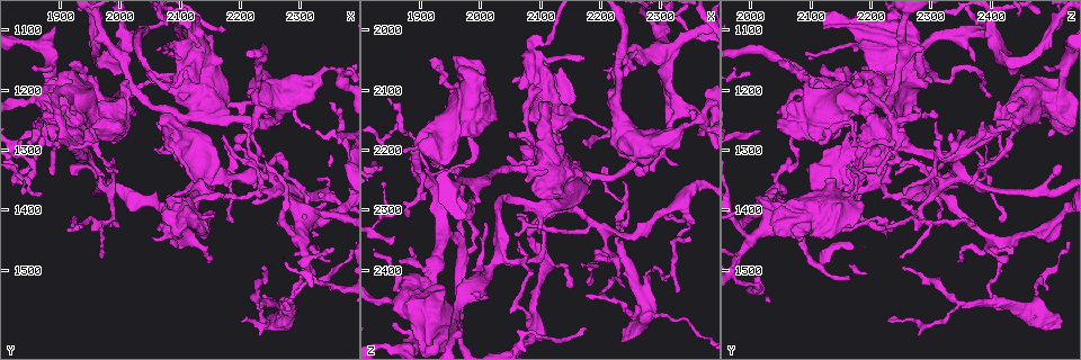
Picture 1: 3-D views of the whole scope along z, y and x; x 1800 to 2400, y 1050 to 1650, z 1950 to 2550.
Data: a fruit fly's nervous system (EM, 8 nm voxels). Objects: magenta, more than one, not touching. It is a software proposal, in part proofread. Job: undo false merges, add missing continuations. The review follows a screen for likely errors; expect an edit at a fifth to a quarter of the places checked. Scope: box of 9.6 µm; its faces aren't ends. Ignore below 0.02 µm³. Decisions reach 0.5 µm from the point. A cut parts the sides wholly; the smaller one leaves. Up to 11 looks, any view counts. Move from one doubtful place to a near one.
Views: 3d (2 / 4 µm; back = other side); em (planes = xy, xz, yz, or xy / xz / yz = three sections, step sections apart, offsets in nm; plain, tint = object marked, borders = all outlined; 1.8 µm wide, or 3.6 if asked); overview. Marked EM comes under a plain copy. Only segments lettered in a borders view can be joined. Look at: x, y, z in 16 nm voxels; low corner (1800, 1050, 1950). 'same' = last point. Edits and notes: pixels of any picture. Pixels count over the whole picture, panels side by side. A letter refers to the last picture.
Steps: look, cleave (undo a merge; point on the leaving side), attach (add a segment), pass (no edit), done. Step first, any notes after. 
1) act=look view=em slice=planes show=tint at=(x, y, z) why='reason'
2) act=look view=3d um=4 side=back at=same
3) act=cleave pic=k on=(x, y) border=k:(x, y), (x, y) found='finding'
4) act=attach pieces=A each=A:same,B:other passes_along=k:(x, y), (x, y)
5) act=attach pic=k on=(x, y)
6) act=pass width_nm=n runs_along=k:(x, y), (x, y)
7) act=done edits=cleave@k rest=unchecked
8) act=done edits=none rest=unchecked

act=look view=em um=3.6 slice=xz step=8 show=borders at=(2235, 1360, 2170) why='sharp bend'

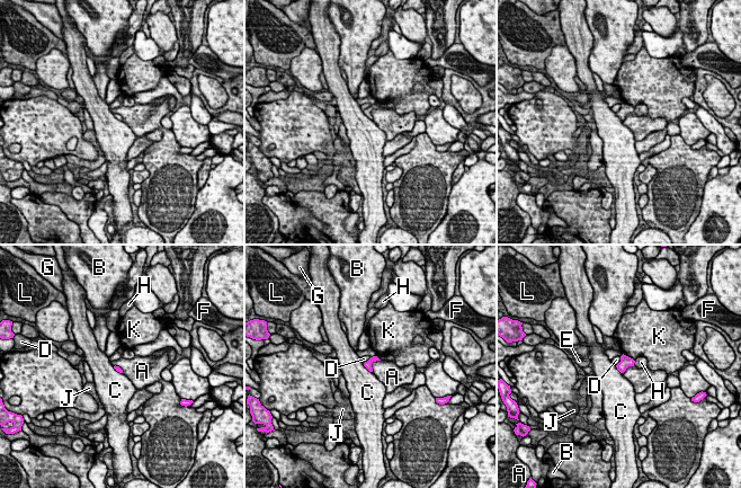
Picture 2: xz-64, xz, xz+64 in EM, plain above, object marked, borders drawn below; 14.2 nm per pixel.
act=pass each=A:other,B:other,C:other,D:other,E:other,F:other,G:other,H:other,J:other,K:other,L:other border=2:(363, 363), (372, 372) found='all the same neuron'

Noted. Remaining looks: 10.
act=look view=3d um=4 at=(2140, 1360, 2215) why='thick turns thin'

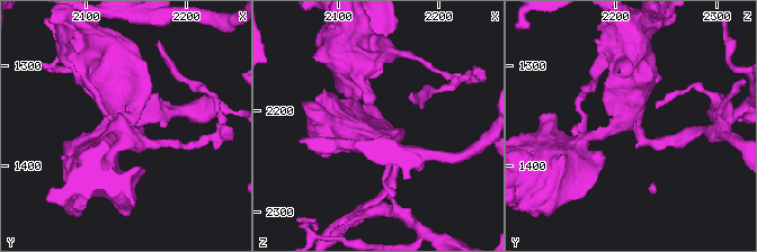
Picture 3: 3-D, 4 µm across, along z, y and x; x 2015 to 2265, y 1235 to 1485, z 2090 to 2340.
act=look view=em slice=planes show=borders at=(2140, 1358, 2218) arms=3 arm_widths_nm=170,180,460 why='need the tissue'

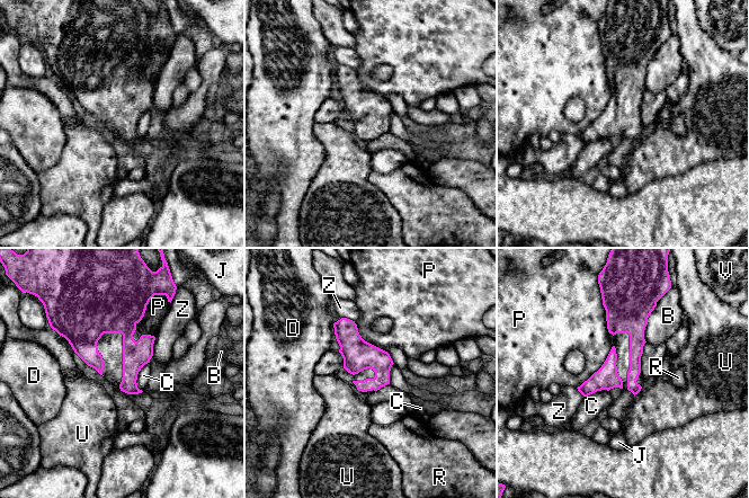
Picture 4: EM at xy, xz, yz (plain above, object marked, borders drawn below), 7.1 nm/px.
act=pass width_nm=170 each=B:other,C:other,D:other,J:other,P:other,R:other,U:other,V:other,Z:other border=4:(149, 362), (137, 374), (142, 391) found='all the same neuron'

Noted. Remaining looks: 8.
act=look view=3d um=2 at=(2275, 1560, 2415) why='sharp bend'

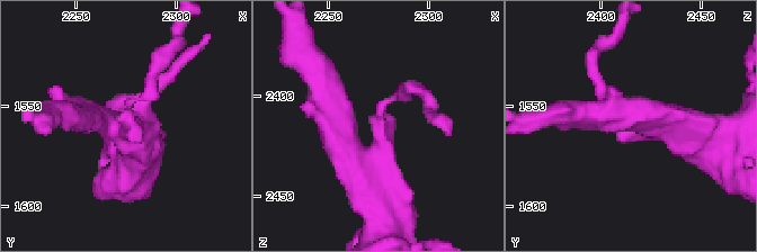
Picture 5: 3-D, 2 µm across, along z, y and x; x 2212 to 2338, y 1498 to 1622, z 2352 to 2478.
act=look view=em slice=planes show=tint at=(2276, 1558, 2420)

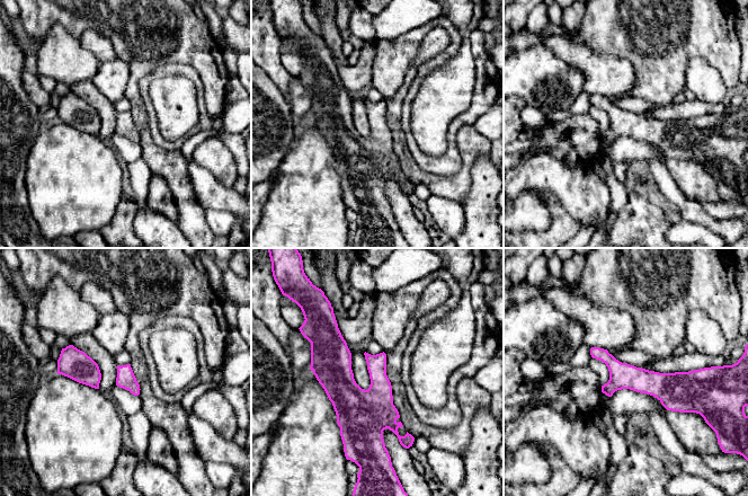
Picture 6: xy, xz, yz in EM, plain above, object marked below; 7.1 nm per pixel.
act=look view=em slice=planes show=borders at=same why='what lies round it'

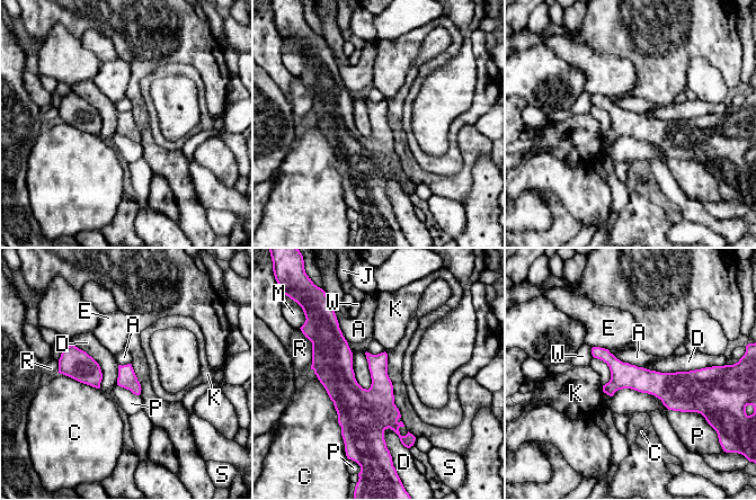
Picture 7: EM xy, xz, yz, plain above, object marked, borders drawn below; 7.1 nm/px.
act=pass width_nm=130 each=A:other,C:other,D:other,E:other,J:other,K:other,M:other,P:other,R:other,S:other,W:other border=7:(352, 353), (354, 377), (367, 390) found='all the same neuron'

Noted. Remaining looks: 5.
act=look view=3d um=4 at=(2145, 1230, 2235) why='four arms meet'

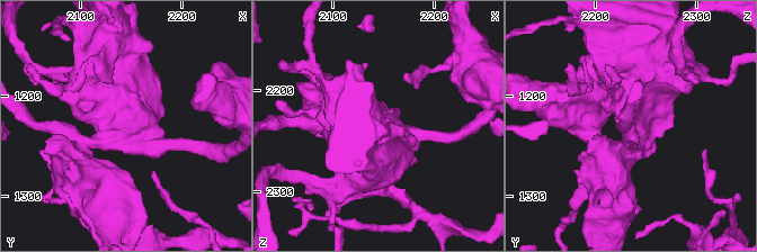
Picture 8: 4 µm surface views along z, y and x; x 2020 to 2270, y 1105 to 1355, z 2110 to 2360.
act=look view=em um=3.6 slice=planes show=borders at=(2146, 1226, 2240) why='now the EM'

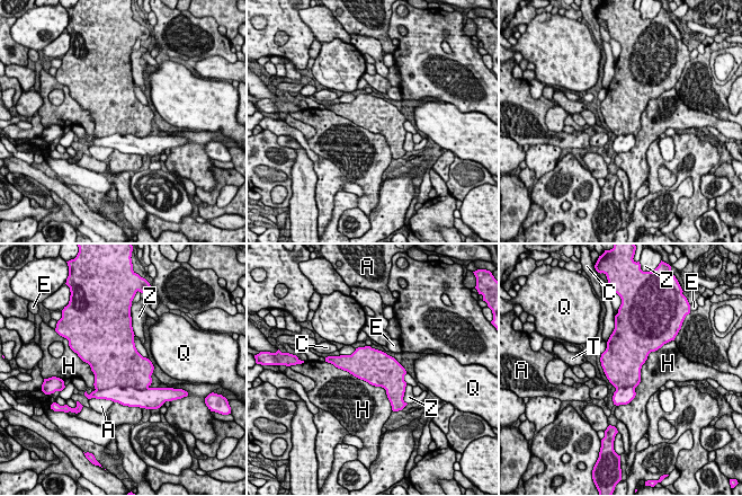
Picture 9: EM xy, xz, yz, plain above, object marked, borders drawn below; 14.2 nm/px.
act=cleave pic=9 on=(131, 397) each=A:other,C:other,E:other,H:other,Q:other,T:other,Z:other border=9:(148, 387), (113, 386), (96, 390) found='two neurons meet here'

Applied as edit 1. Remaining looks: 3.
act=done edits=cleave@9 rest=unchecked

